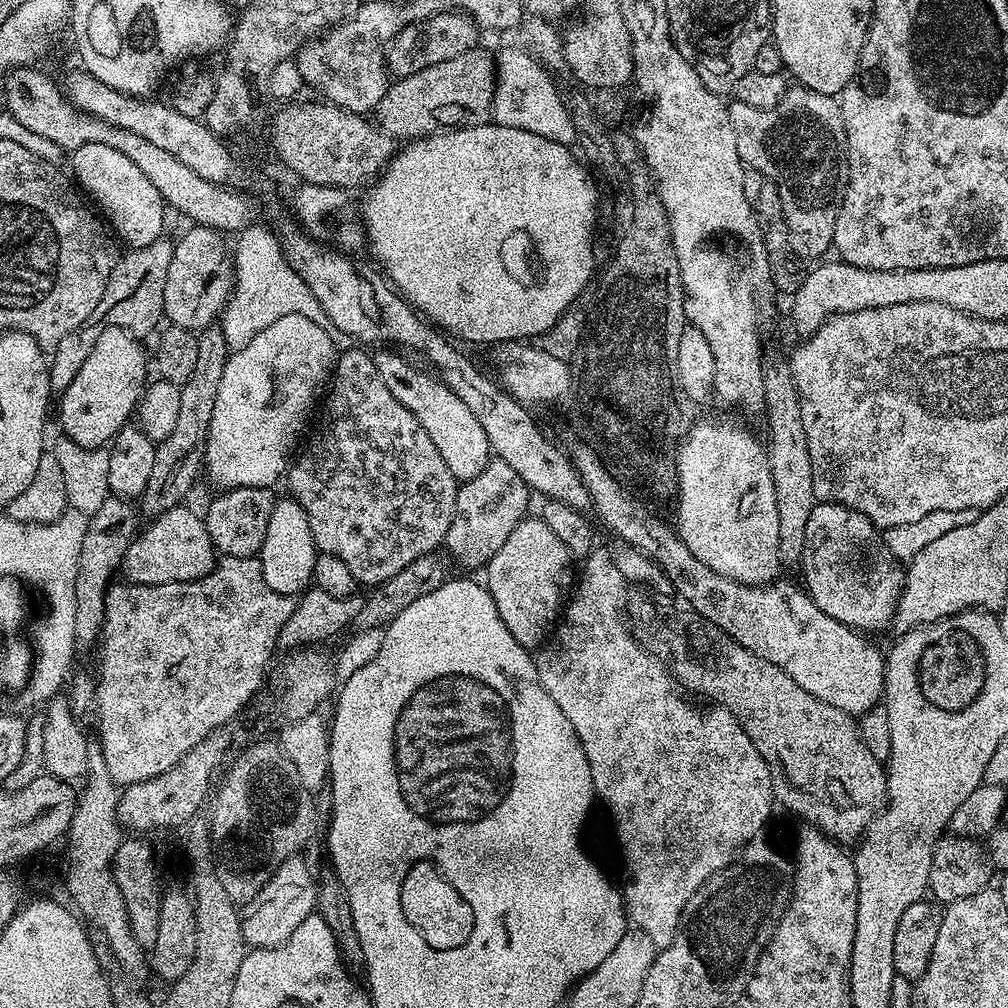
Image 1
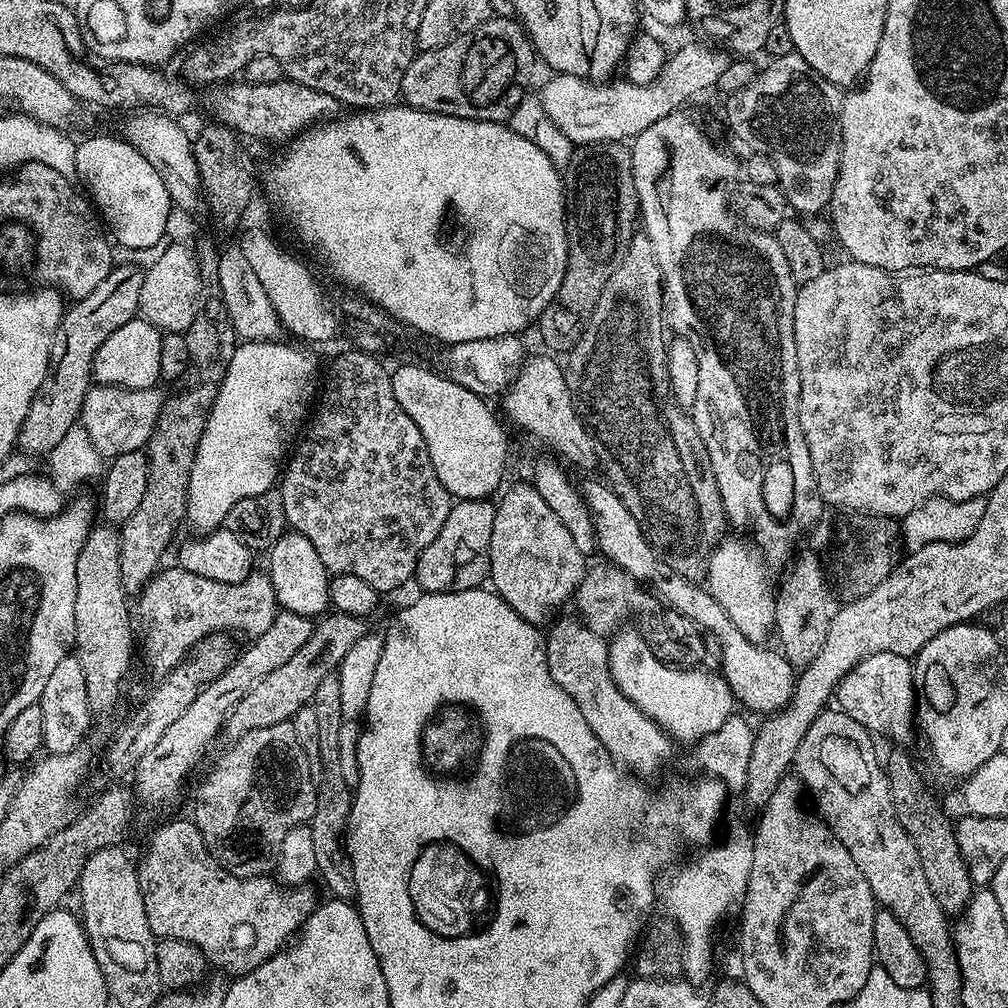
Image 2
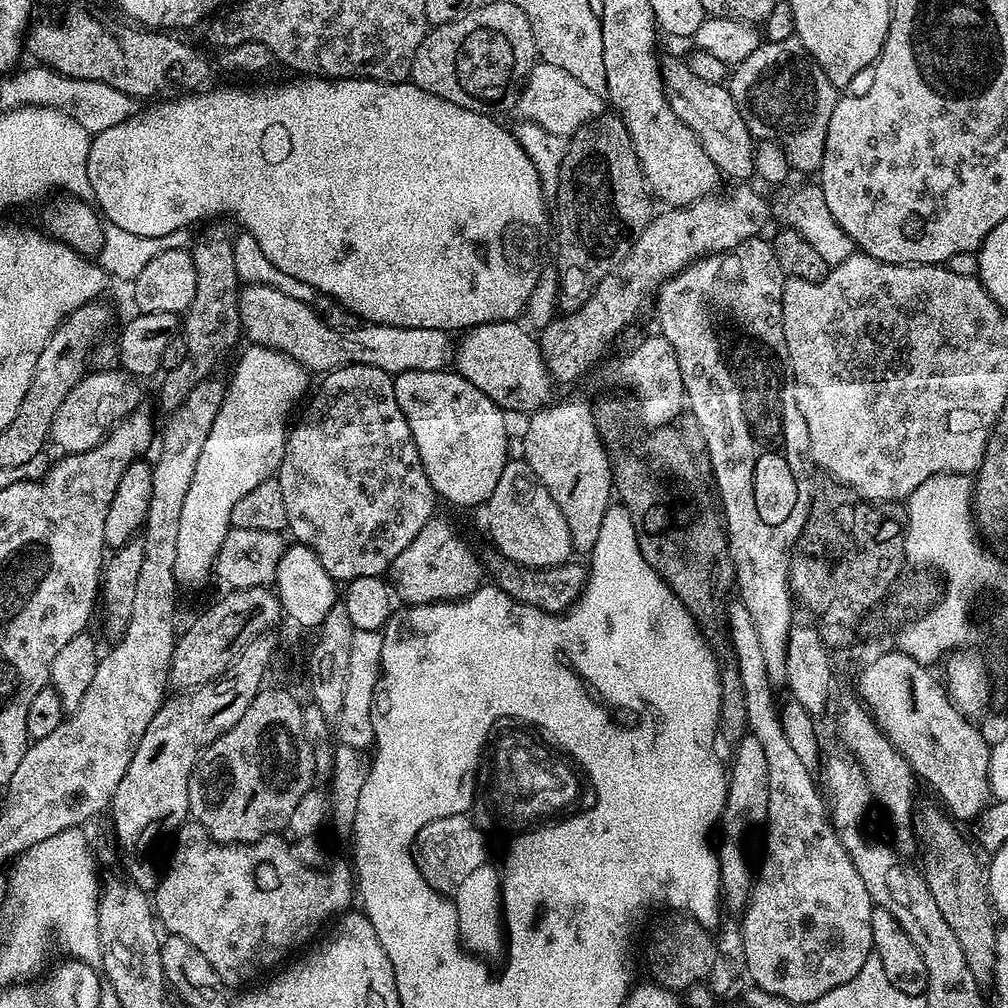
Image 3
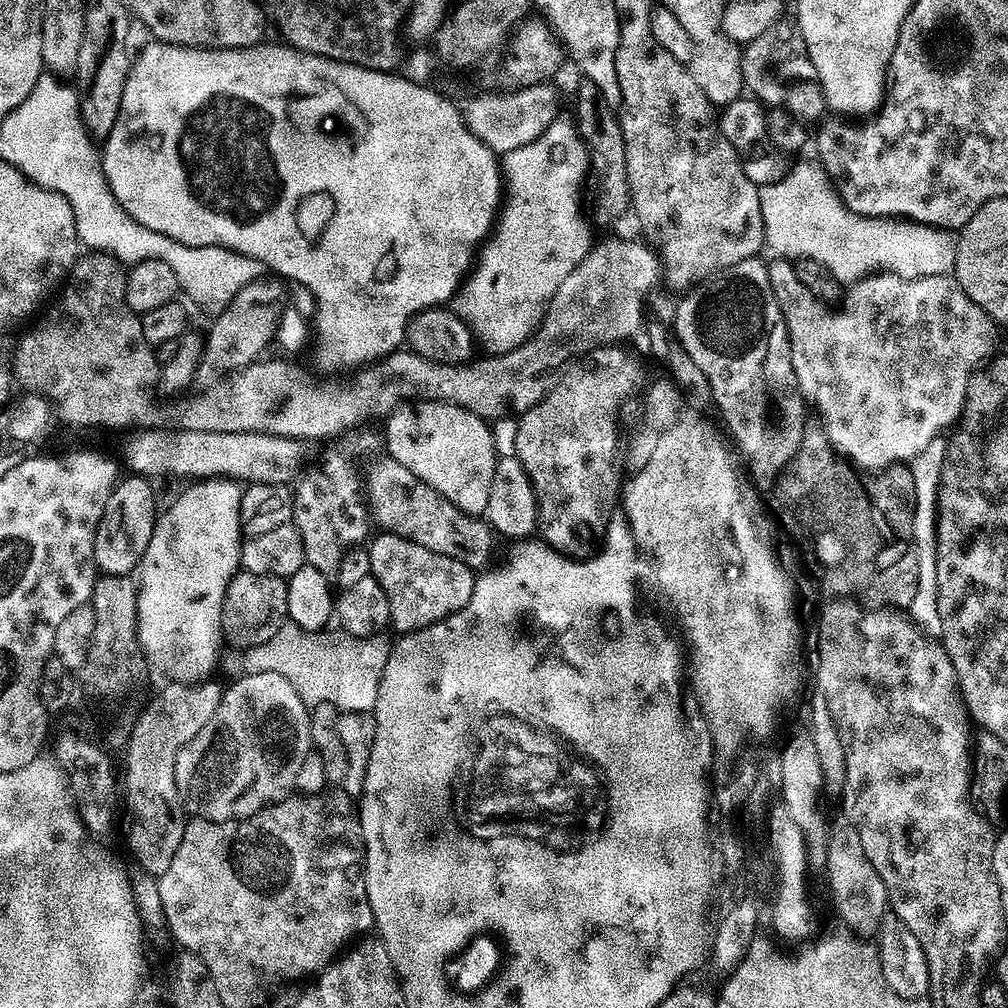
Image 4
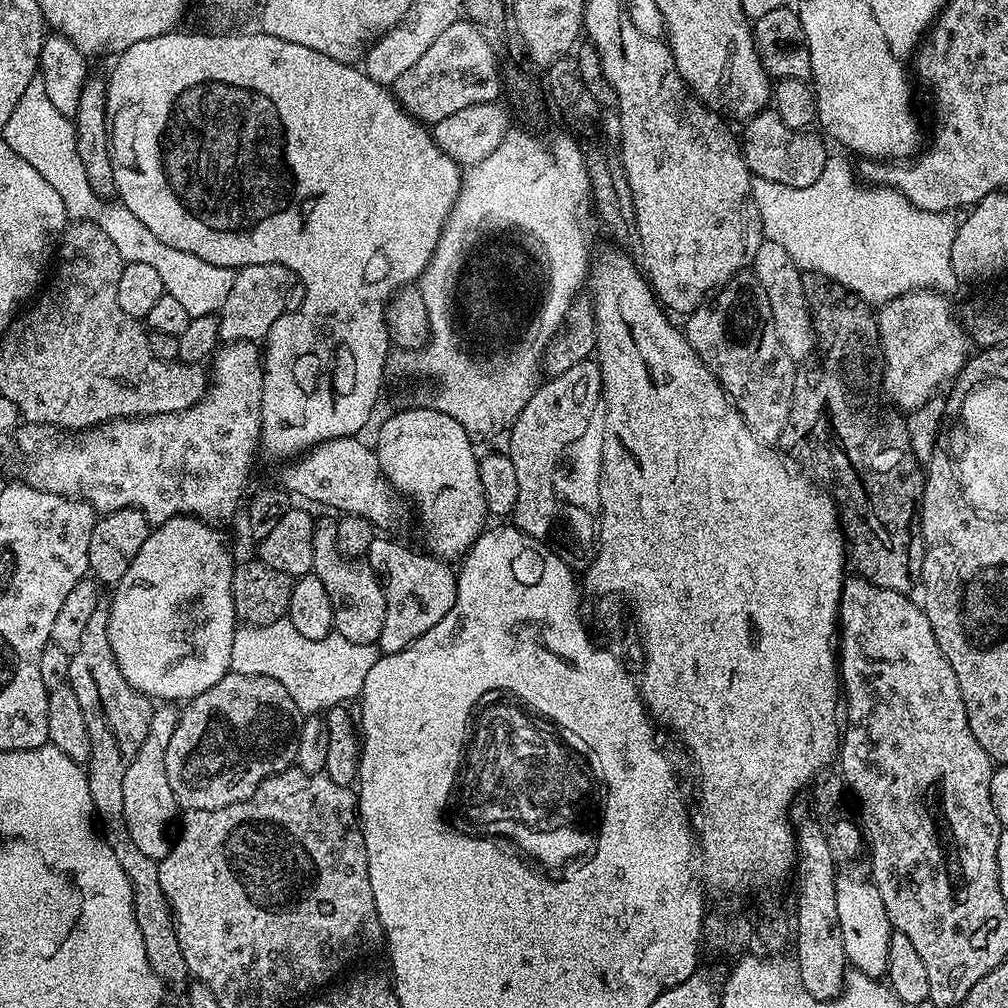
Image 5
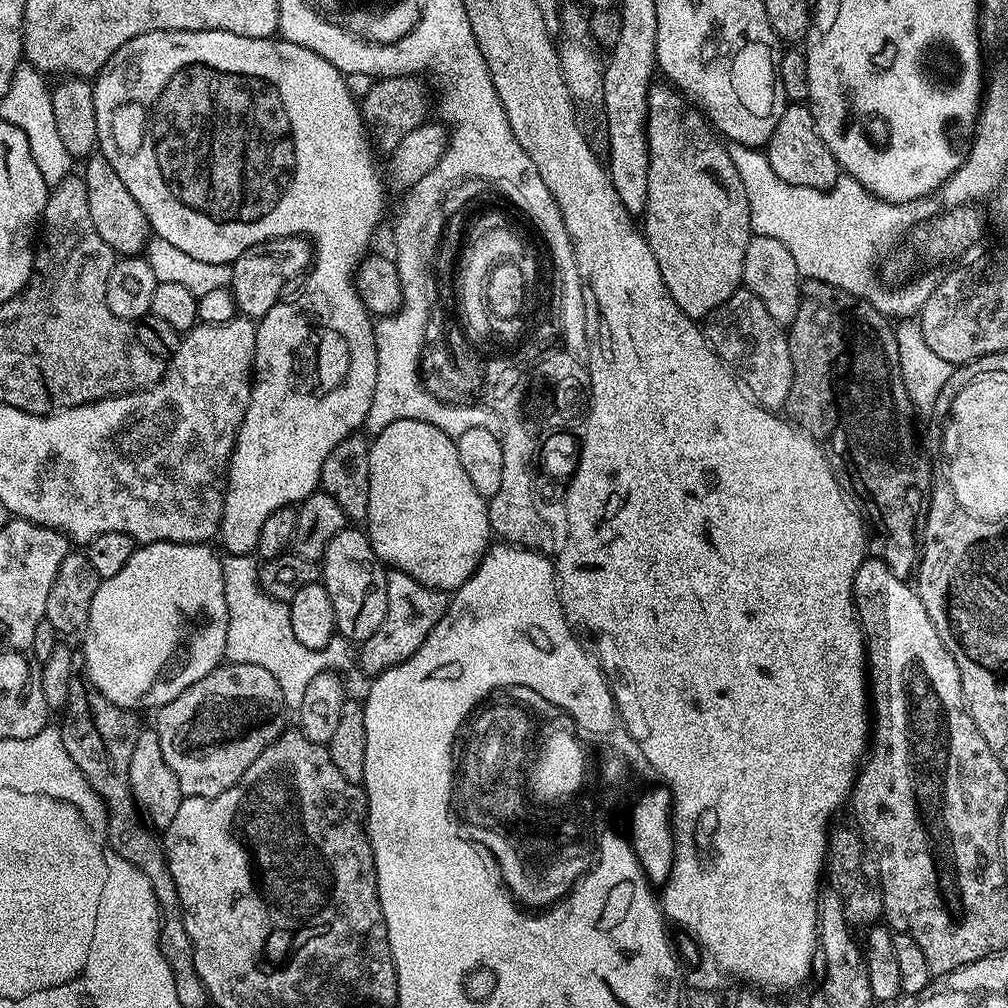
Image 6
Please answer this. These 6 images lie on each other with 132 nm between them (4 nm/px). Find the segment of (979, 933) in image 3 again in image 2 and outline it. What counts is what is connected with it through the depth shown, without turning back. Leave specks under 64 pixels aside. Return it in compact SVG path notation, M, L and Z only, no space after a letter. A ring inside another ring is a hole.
M900 746L893 749L888 760L886 759L886 771L890 798L894 798L894 814L898 822L902 822L906 834L910 834L918 850L922 870L926 874L926 882L930 882L930 890L934 890L934 898L938 898L942 910L949 914L963 913L972 898L974 885L970 878L970 870L962 858L962 850L958 850L956 825L951 819L948 821L947 814L940 809L939 802L932 797L932 792L920 777L911 754L904 752L908 750Z

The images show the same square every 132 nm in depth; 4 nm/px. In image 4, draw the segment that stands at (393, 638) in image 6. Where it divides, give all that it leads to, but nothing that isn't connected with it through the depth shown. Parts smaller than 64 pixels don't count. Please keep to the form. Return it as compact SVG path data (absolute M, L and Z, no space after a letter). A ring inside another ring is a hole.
M383 531L380 535L371 539L372 546L369 545L366 551L371 576L386 594L390 606L390 624L393 629L397 628L397 633L422 630L452 616L462 610L466 602L470 602L470 594L474 594L477 578L477 573L471 568L394 532Z

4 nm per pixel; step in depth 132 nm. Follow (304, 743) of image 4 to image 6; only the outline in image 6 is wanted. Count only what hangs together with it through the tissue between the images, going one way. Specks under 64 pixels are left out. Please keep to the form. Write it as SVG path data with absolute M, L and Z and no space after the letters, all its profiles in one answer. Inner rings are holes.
M224 662L206 678L182 690L178 698L163 704L155 713L154 727L158 742L162 742L162 758L174 770L184 795L214 798L230 790L250 770L250 762L283 734L284 712L282 690L278 690L270 670Z

